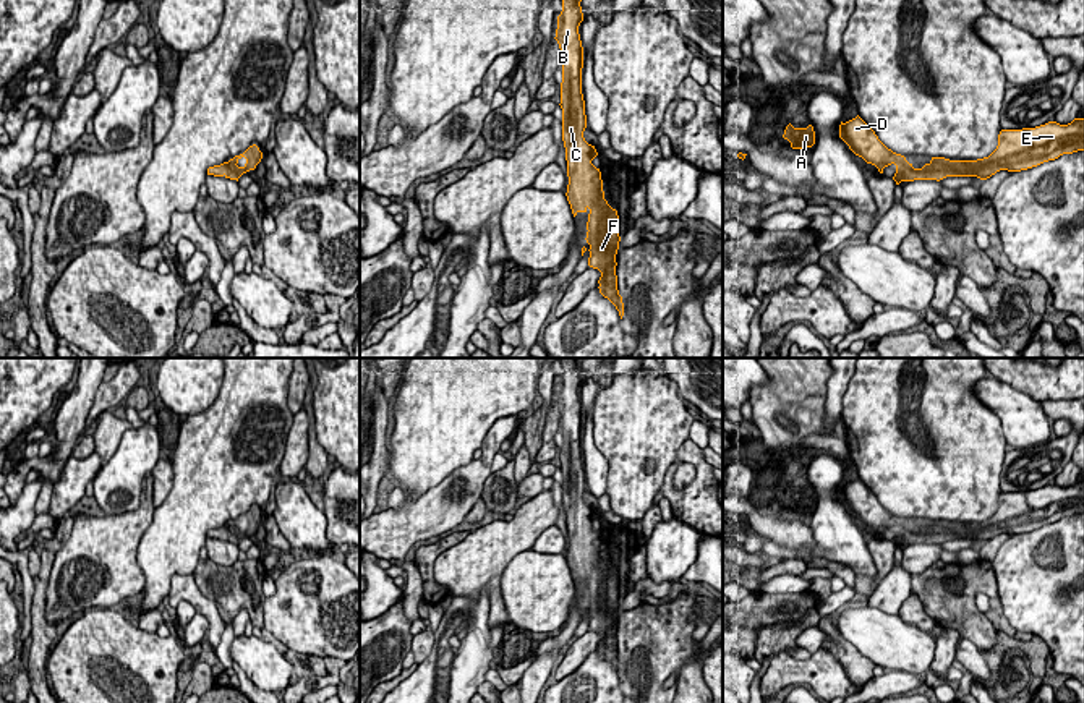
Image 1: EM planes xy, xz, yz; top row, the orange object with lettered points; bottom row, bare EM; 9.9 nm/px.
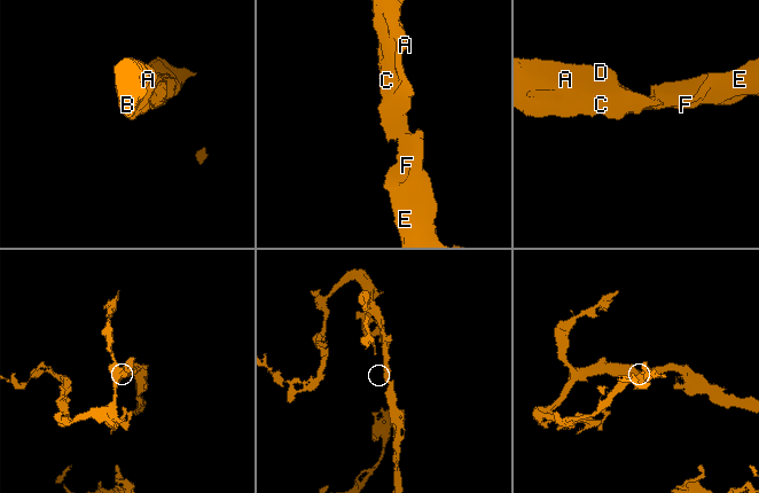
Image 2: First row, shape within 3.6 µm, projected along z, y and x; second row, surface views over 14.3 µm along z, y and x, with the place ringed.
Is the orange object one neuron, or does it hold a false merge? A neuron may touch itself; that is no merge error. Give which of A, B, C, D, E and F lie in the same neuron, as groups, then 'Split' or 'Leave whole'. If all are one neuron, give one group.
Groups: A B C D E F. Leave whole

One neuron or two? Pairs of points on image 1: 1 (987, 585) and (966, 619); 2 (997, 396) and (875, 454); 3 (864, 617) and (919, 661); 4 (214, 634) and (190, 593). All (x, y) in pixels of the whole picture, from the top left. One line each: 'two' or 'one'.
1: one
2: two
3: one
4: one

